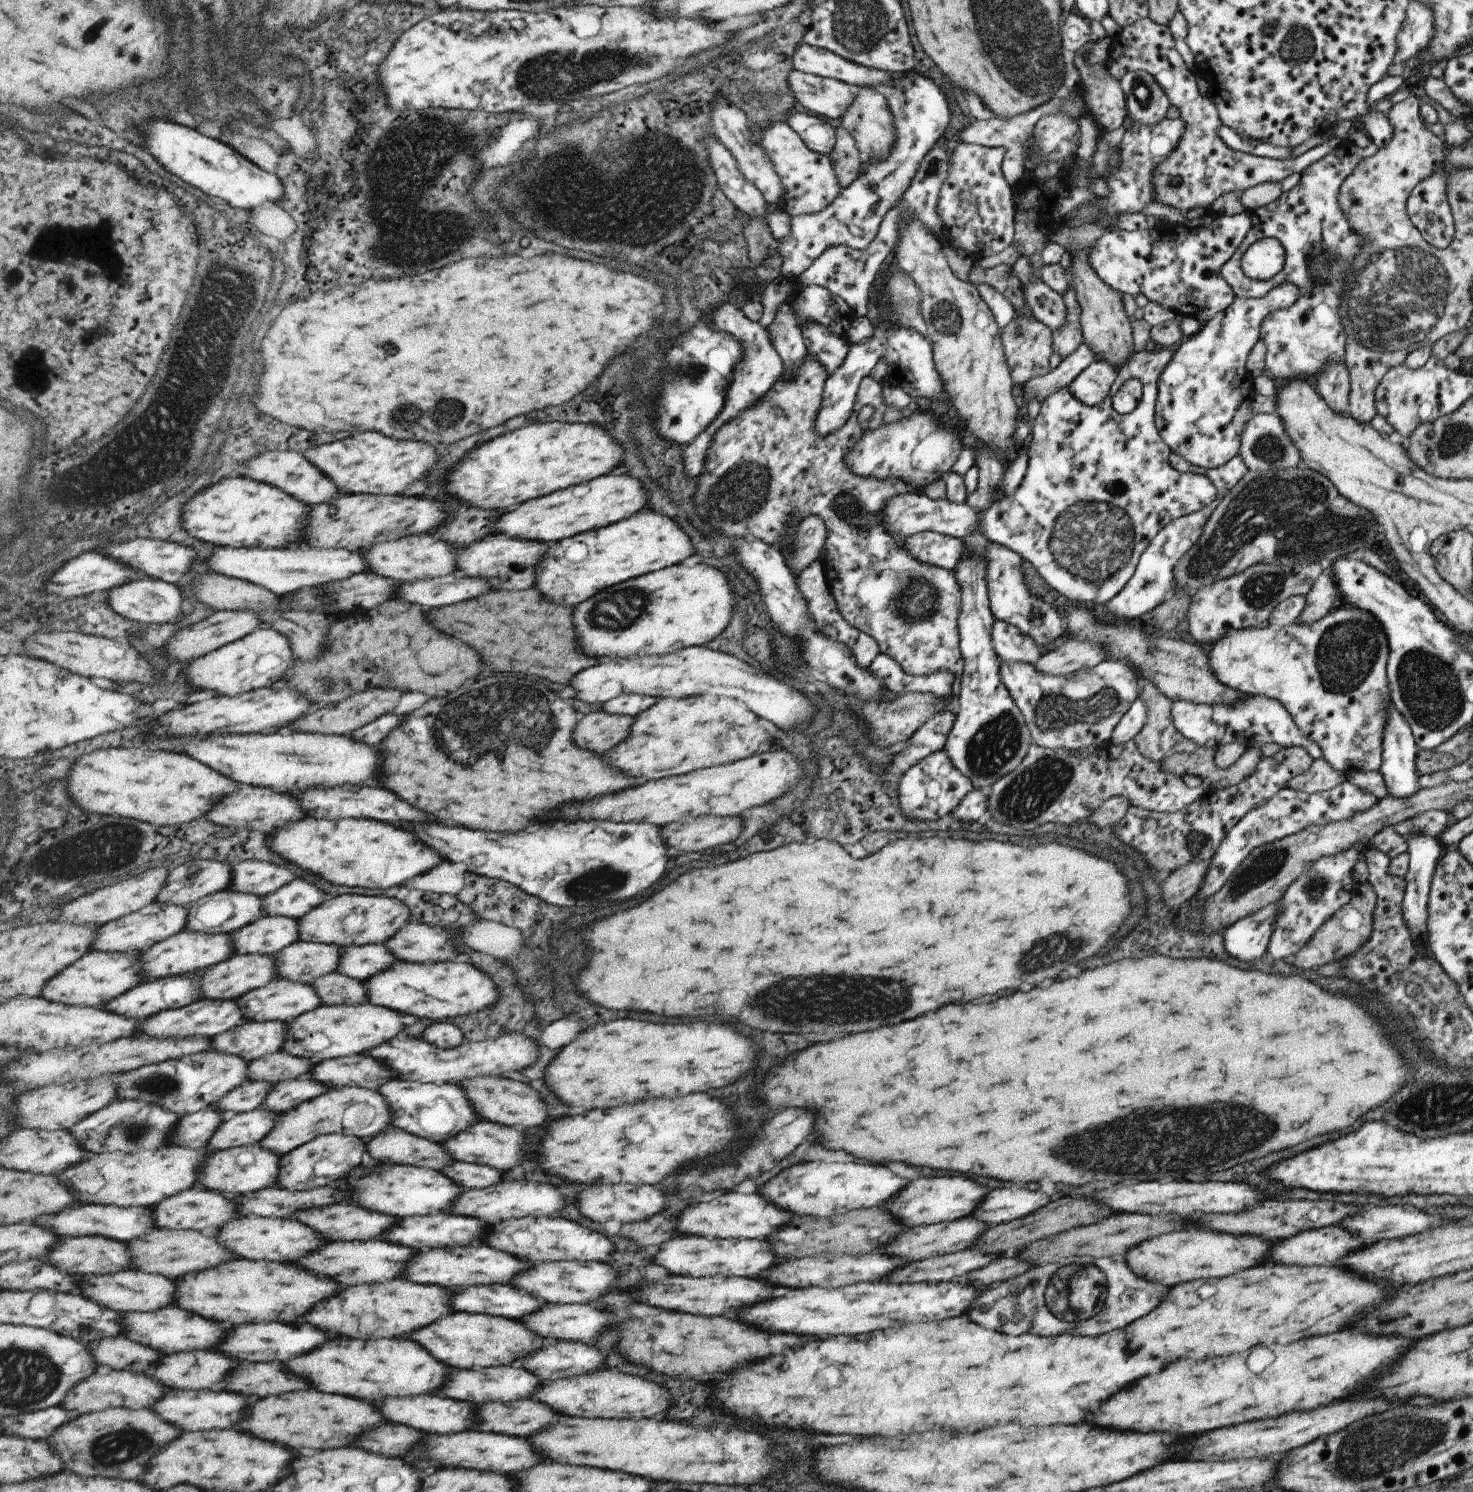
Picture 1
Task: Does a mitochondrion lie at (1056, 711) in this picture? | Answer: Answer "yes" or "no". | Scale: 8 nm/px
yes

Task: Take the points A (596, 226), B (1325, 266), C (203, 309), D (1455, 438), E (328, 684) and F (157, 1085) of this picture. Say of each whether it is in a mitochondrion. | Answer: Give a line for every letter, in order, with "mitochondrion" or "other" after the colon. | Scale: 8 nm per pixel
A: mitochondrion
B: mitochondrion
C: mitochondrion
D: mitochondrion
E: mitochondrion
F: mitochondrion

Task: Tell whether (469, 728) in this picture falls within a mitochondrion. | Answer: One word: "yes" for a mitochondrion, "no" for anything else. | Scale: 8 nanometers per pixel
yes

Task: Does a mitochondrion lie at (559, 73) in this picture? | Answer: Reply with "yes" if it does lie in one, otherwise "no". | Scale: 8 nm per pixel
yes

